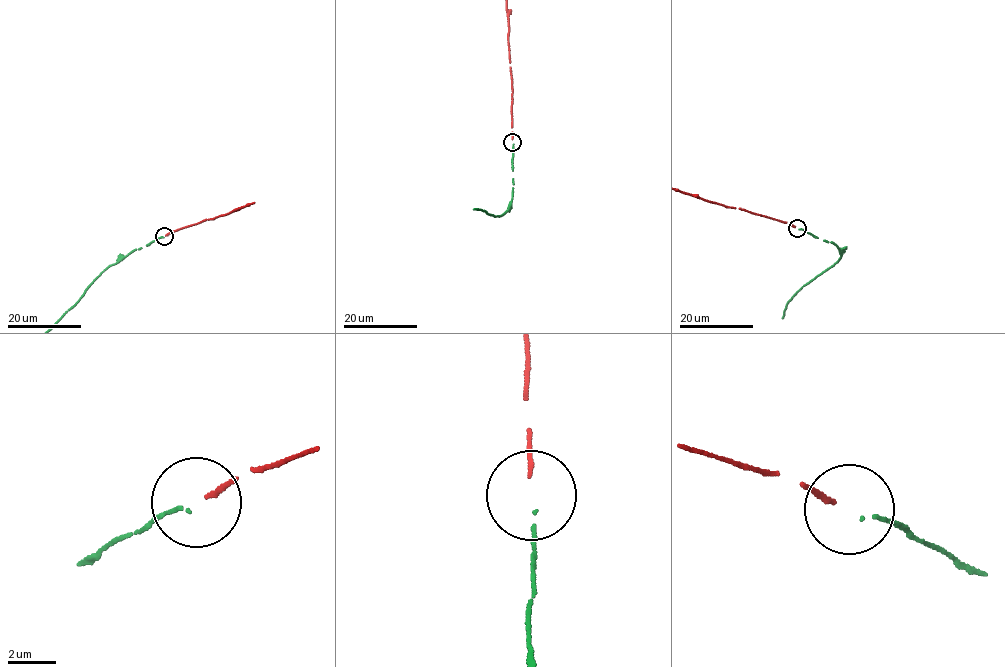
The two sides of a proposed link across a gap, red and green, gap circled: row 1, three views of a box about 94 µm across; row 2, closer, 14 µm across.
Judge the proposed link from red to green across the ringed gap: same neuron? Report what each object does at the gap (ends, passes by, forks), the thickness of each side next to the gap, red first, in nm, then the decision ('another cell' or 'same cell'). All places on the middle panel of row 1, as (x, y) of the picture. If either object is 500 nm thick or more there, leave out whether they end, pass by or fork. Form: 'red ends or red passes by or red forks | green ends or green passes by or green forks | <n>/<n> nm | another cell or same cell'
red ends | green ends | 180/120 nm | same cell

